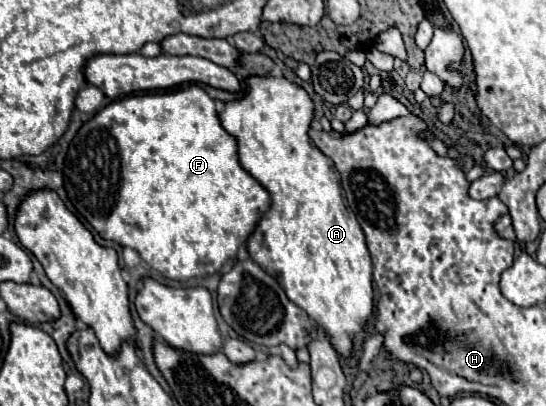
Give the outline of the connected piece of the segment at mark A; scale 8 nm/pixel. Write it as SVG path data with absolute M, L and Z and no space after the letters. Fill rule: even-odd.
M251 77L249 93L241 101L225 103L225 111L219 113L219 119L223 129L237 139L237 153L243 169L253 175L273 199L271 209L261 217L255 233L249 237L247 251L251 259L273 275L287 297L323 329L337 355L351 359L355 345L365 339L375 309L373 263L365 245L365 235L343 195L341 177L333 161L317 149L307 133L313 119L313 101L303 87L289 83L285 77Z

